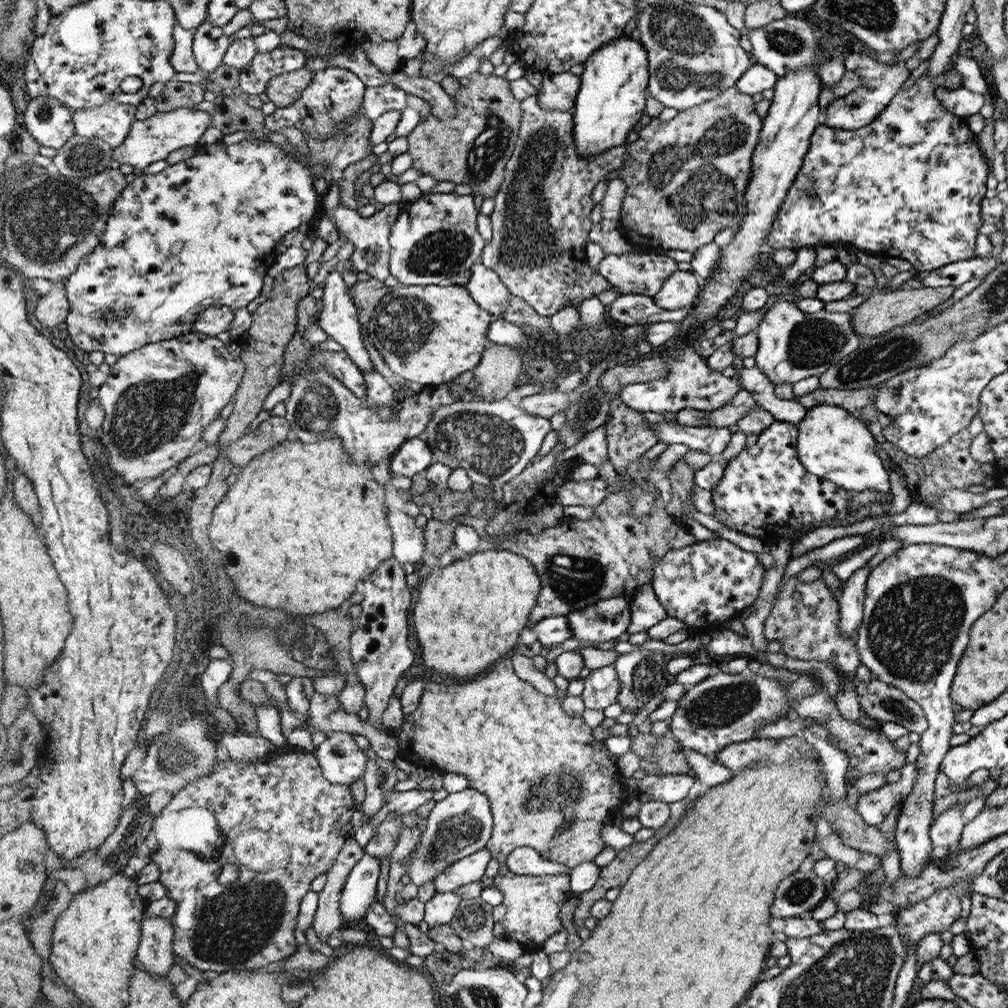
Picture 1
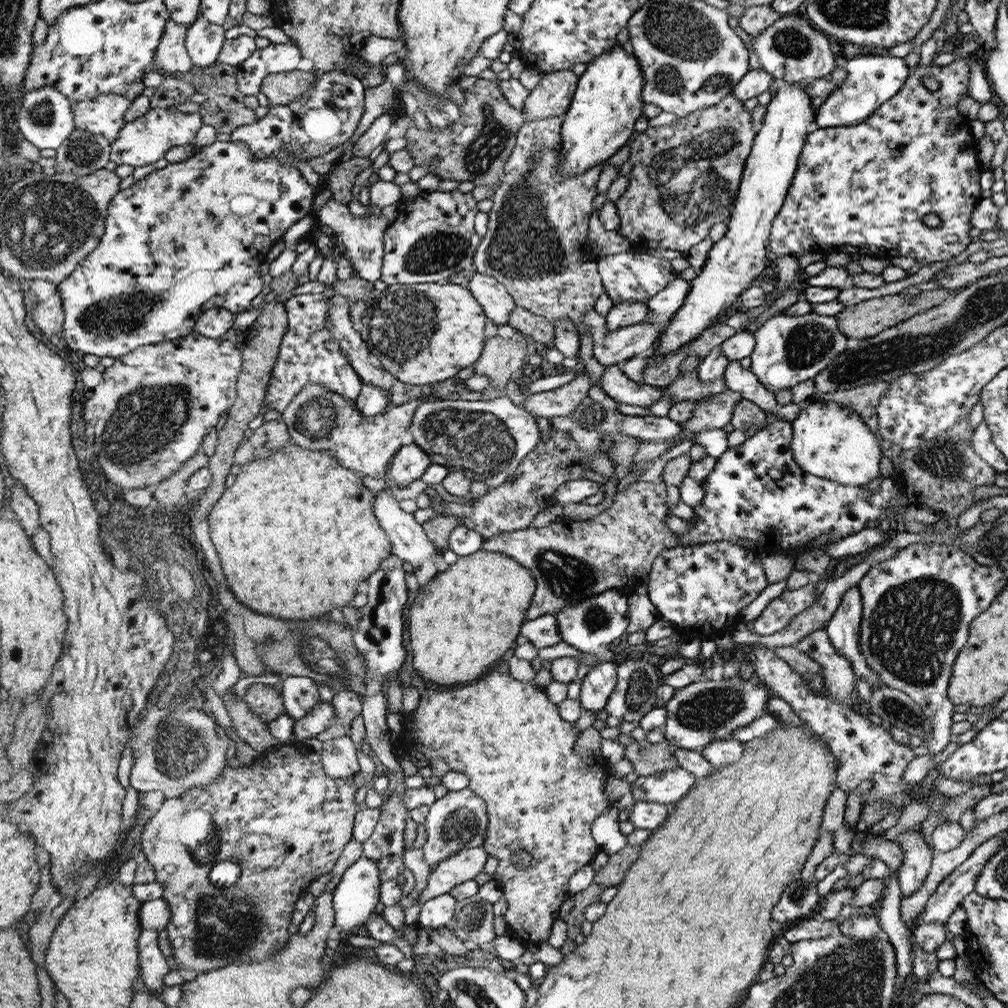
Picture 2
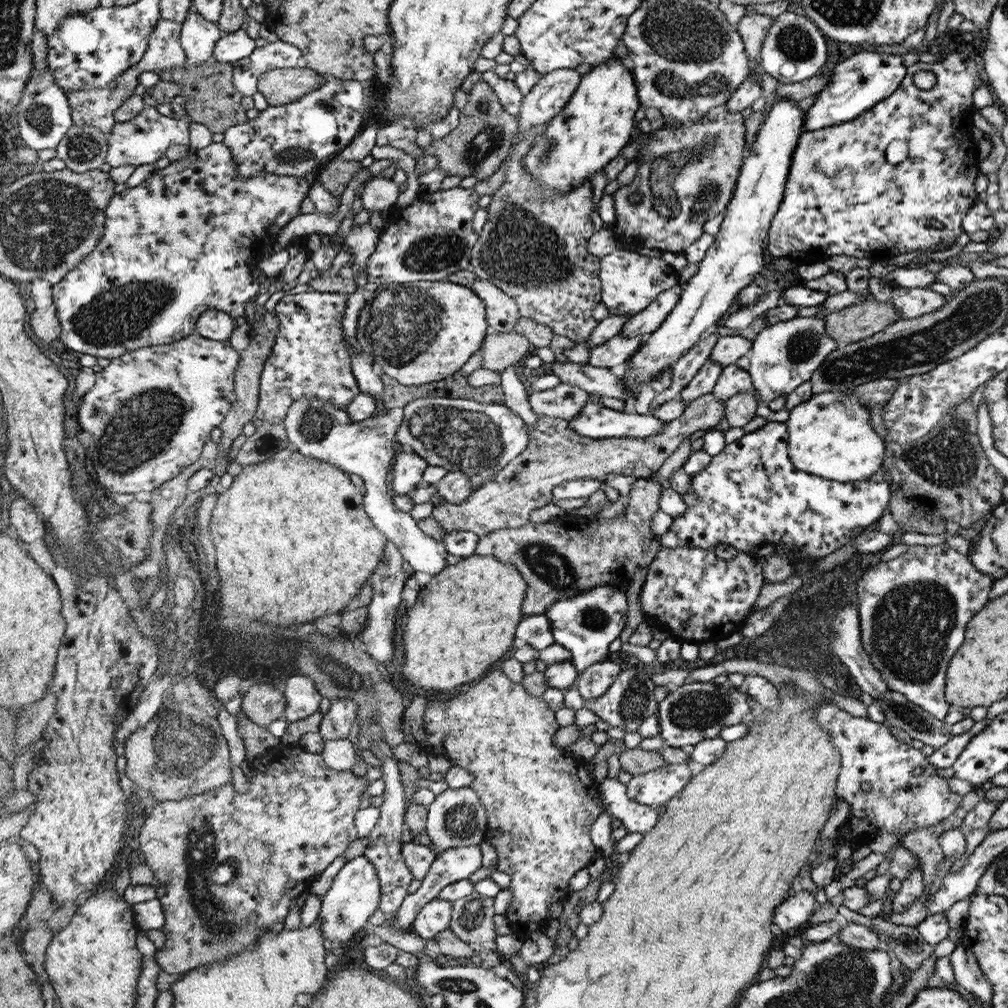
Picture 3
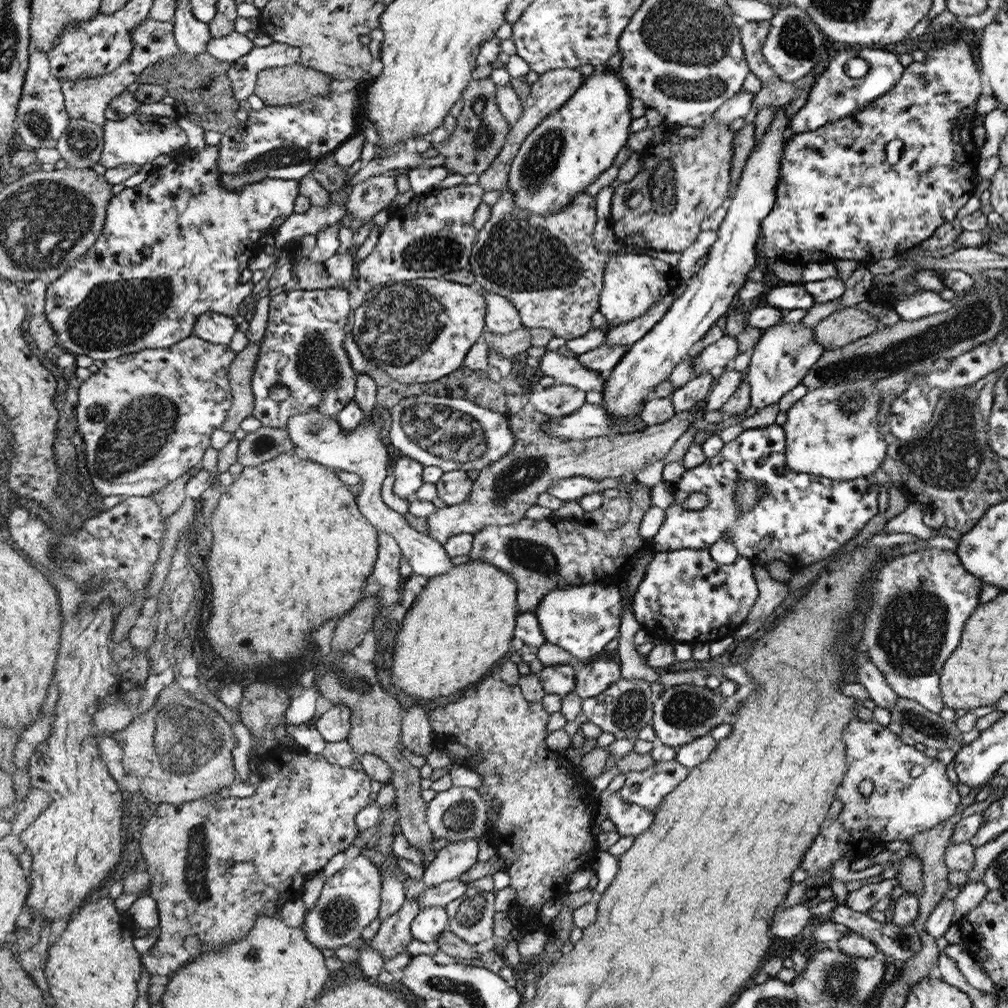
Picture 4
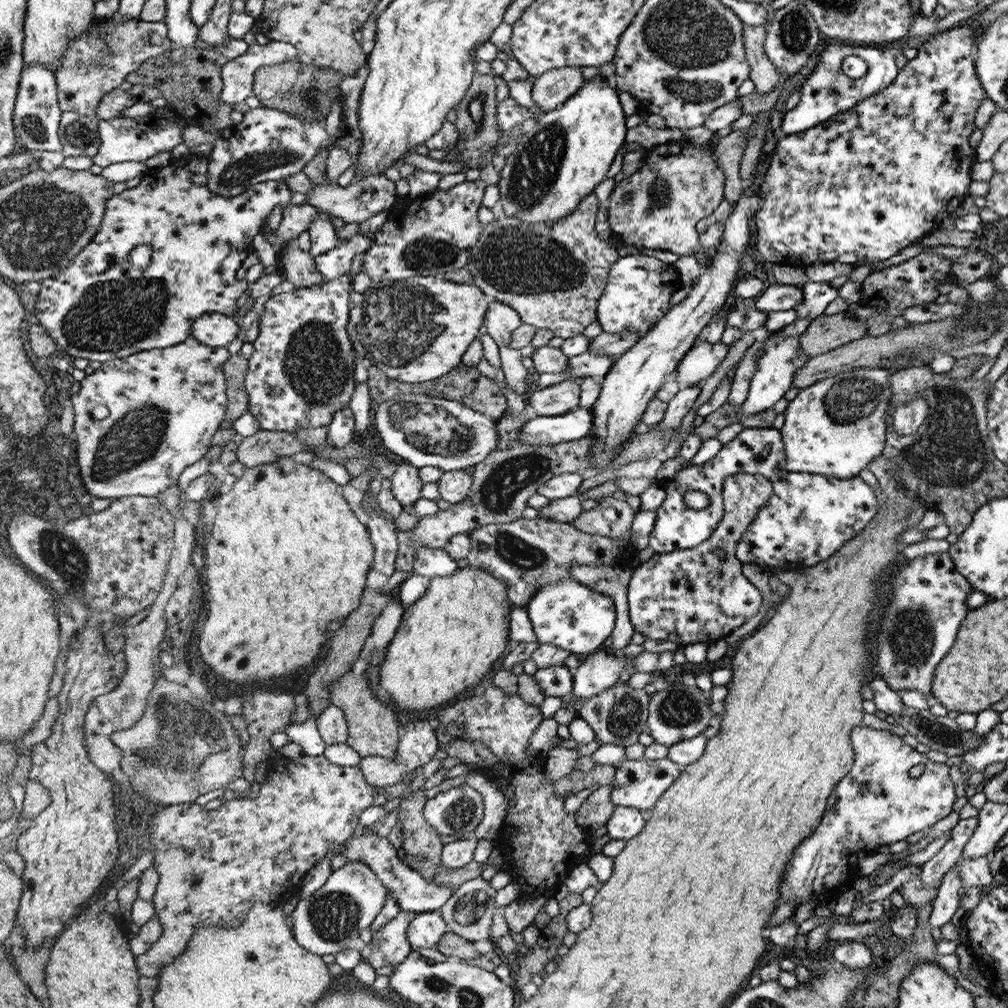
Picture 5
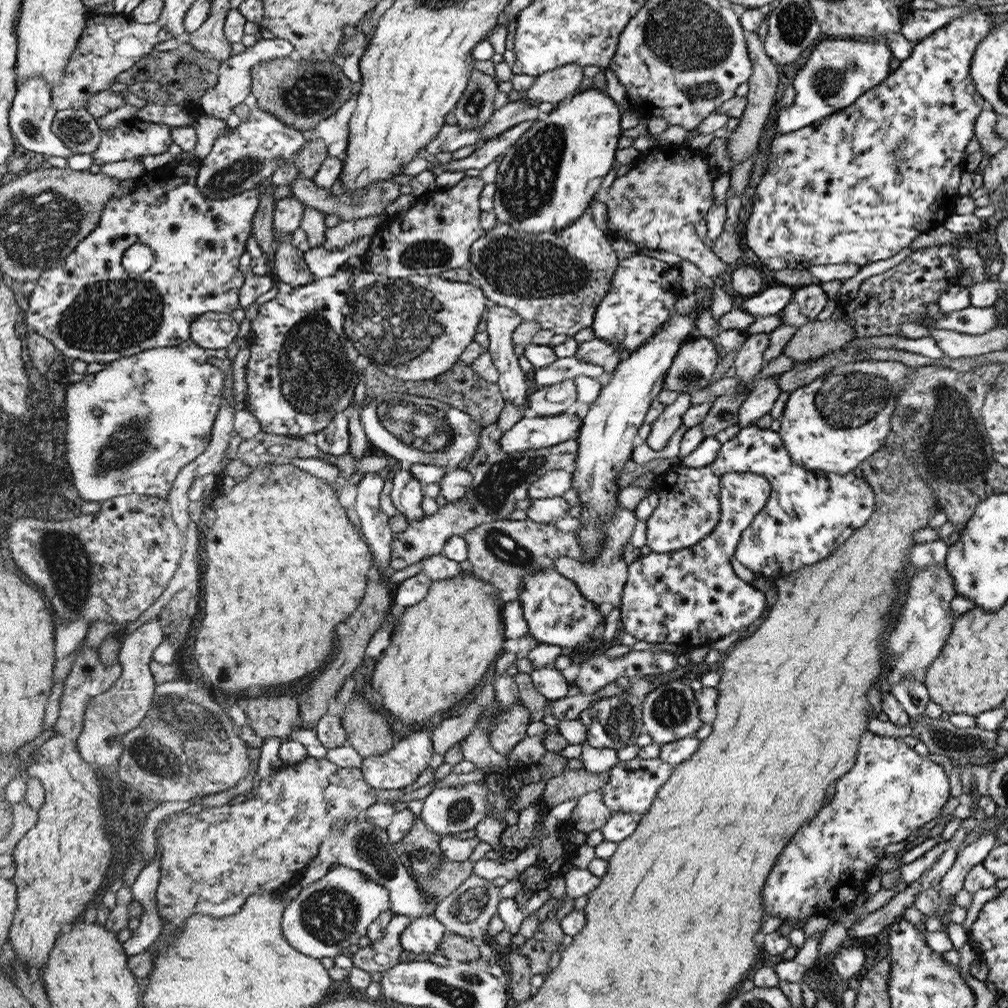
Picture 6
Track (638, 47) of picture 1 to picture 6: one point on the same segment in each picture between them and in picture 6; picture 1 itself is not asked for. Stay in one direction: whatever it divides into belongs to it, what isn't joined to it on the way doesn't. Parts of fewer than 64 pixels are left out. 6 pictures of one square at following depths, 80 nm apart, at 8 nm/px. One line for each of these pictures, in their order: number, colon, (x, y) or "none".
2: (600, 119)
3: (595, 124)
4: (566, 152)
5: (567, 154)
6: (547, 179)

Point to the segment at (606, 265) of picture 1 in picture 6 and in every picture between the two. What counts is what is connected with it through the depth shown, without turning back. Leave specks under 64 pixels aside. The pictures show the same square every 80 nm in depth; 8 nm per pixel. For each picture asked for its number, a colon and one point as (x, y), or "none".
2: (626, 276)
3: (631, 282)
4: (633, 283)
5: (638, 293)
6: (644, 291)

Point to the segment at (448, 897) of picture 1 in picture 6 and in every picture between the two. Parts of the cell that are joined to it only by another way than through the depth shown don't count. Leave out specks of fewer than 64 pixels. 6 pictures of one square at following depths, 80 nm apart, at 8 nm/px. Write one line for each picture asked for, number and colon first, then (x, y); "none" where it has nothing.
2: (437, 912)
3: (434, 917)
4: (430, 923)
5: (425, 930)
6: (424, 935)

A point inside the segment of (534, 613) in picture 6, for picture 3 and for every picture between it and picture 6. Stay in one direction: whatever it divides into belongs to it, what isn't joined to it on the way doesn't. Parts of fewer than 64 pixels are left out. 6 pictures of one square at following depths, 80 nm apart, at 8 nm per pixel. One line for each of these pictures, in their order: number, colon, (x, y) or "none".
3: (586, 624)
4: (583, 619)
5: (568, 615)

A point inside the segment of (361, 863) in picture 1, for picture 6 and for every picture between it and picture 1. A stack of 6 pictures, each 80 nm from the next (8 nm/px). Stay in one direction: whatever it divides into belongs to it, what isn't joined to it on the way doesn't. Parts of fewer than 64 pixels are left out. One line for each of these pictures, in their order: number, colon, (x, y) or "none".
2: (355, 897)
3: (355, 893)
4: (350, 899)
5: (326, 922)
6: (326, 917)

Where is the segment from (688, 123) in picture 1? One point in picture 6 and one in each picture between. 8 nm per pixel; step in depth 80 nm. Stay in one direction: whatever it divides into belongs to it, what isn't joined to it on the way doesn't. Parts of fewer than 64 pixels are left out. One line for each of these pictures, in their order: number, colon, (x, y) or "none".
2: (685, 177)
3: (685, 176)
4: (683, 180)
5: (658, 207)
6: (655, 205)

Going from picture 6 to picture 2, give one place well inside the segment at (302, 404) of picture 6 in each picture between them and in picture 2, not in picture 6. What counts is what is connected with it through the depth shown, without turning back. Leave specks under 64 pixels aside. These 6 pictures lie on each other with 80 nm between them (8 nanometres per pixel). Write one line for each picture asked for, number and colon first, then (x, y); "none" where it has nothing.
2: (309, 353)
3: (310, 359)
4: (303, 365)
5: (301, 372)

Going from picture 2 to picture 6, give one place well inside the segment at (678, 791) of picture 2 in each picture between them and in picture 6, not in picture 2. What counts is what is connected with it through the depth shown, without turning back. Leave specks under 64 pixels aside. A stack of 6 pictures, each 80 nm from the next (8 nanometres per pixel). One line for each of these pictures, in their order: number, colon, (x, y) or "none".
3: (656, 788)
4: (649, 788)
5: (639, 784)
6: (632, 786)

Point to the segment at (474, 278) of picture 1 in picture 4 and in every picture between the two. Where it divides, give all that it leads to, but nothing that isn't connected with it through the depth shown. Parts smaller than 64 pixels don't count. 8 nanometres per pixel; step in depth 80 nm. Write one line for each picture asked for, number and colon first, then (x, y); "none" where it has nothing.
2: (492, 295)
3: (502, 312)
4: (502, 317)

